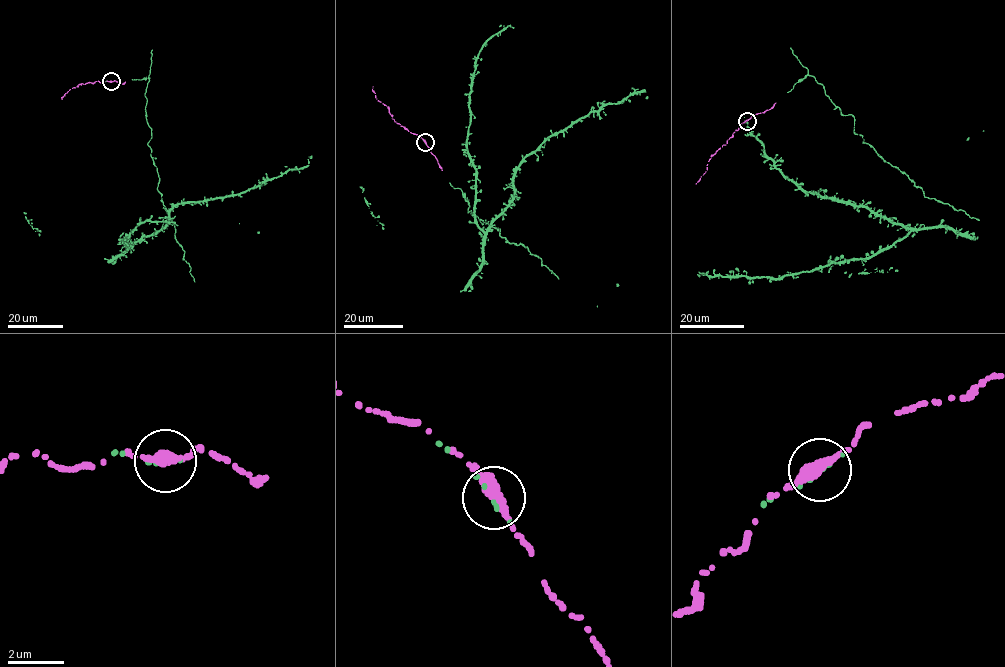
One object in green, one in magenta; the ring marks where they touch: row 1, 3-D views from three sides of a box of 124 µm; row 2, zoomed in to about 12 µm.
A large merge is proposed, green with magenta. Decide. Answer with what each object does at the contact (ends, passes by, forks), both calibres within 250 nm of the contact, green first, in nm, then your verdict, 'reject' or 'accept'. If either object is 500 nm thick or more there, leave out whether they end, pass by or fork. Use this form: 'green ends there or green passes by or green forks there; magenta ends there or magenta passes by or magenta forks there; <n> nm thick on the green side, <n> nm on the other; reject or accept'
green ends there; magenta passes by; 140 nm thick on the green side, 360 nm on the other; accept

